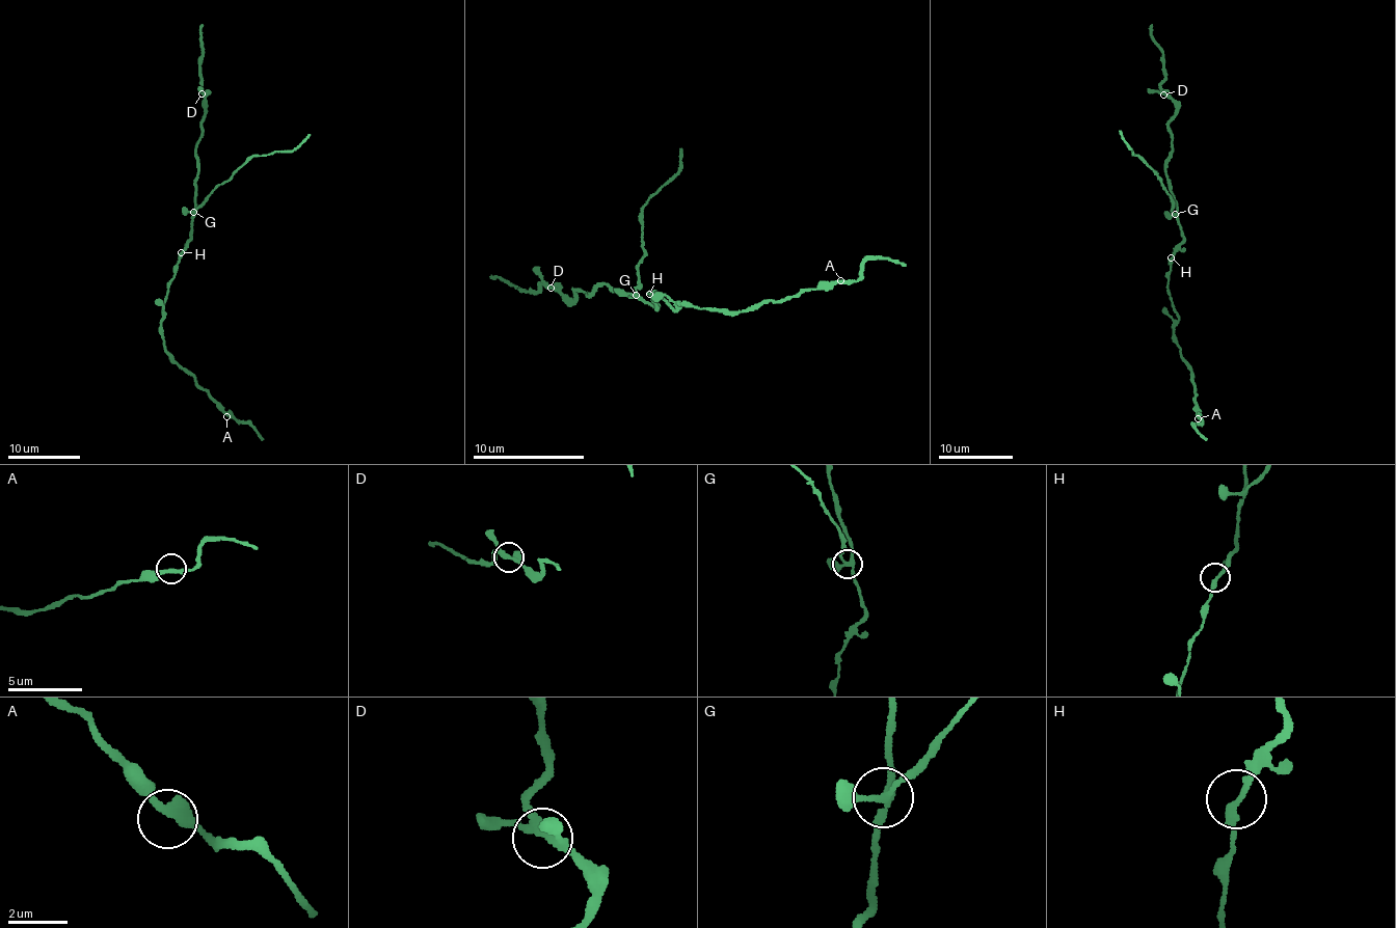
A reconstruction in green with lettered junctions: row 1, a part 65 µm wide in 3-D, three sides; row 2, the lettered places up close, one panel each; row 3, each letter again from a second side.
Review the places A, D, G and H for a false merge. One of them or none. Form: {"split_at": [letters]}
{"split_at": ["G"]}

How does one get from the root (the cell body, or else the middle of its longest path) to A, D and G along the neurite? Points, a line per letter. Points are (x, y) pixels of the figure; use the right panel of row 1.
A: (1172, 257), (1168, 284), (1178, 317), (1174, 328), (1174, 343), (1193, 374), (1198, 418)
D: (1172, 257), (1183, 233), (1166, 174), (1166, 160), (1172, 151), (1168, 120), (1174, 114), (1175, 102), (1163, 94)
G: (1172, 257), (1176, 246), (1183, 240), (1181, 227), (1174, 214)

